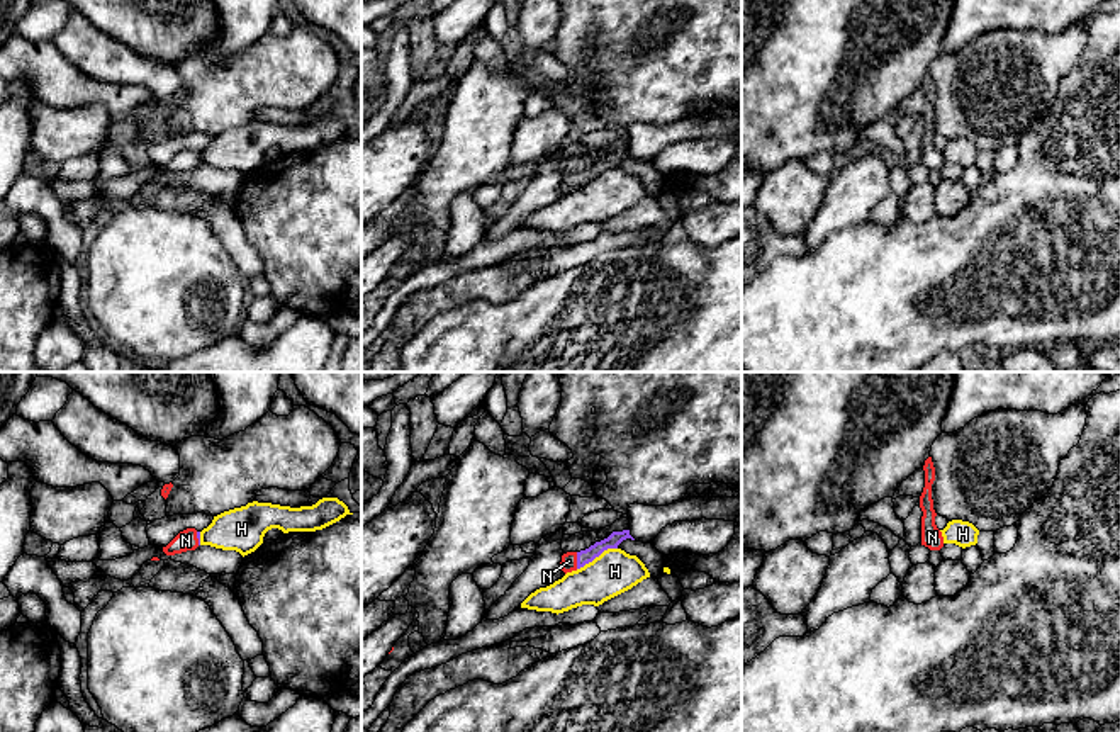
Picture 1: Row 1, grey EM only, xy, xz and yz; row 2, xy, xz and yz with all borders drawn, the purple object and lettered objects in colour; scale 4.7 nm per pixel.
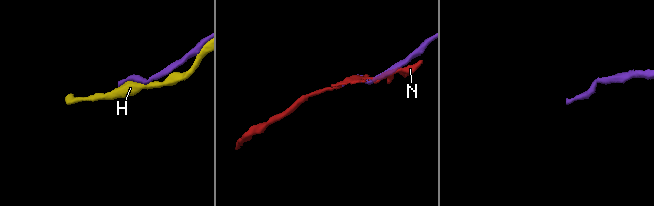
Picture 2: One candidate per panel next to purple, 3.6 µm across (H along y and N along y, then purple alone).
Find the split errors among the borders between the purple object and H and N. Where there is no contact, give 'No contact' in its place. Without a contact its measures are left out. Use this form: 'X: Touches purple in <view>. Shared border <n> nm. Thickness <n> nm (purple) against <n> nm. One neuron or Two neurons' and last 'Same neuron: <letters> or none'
H: Touches purple in xz. Shared border 220 nm. Thickness 70 nm (purple) against 200 nm. Two neurons
N: Touches purple in xz. Shared border 80 nm. Thickness 70 nm (purple) against 80 nm. One neuron
Same neuron: N

